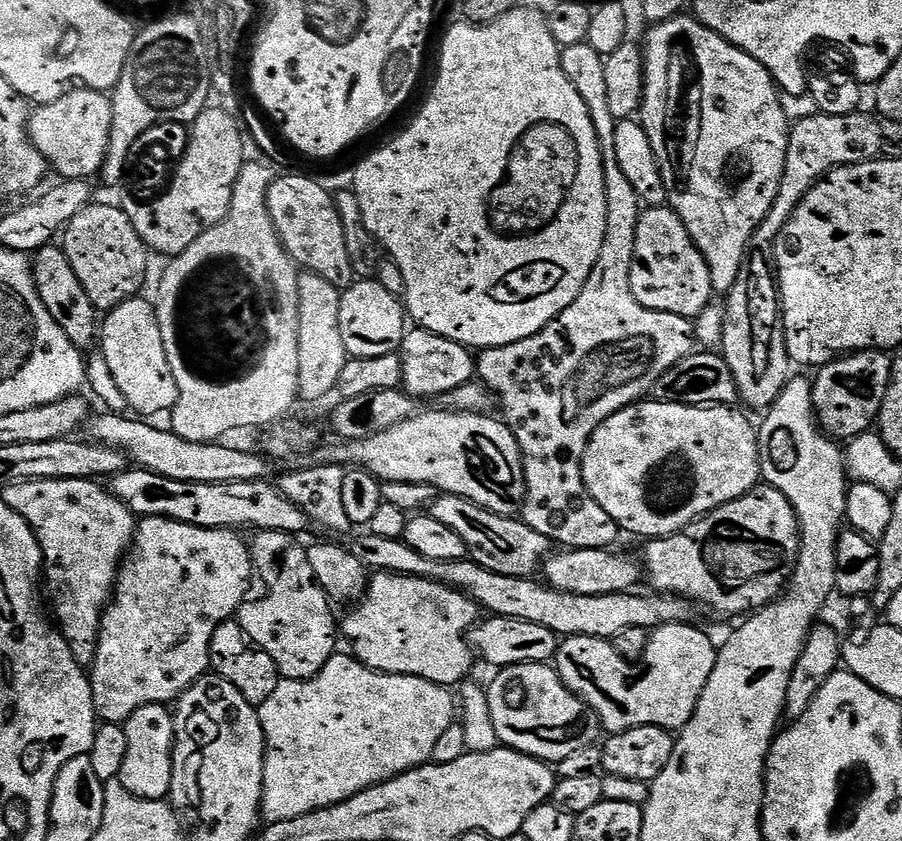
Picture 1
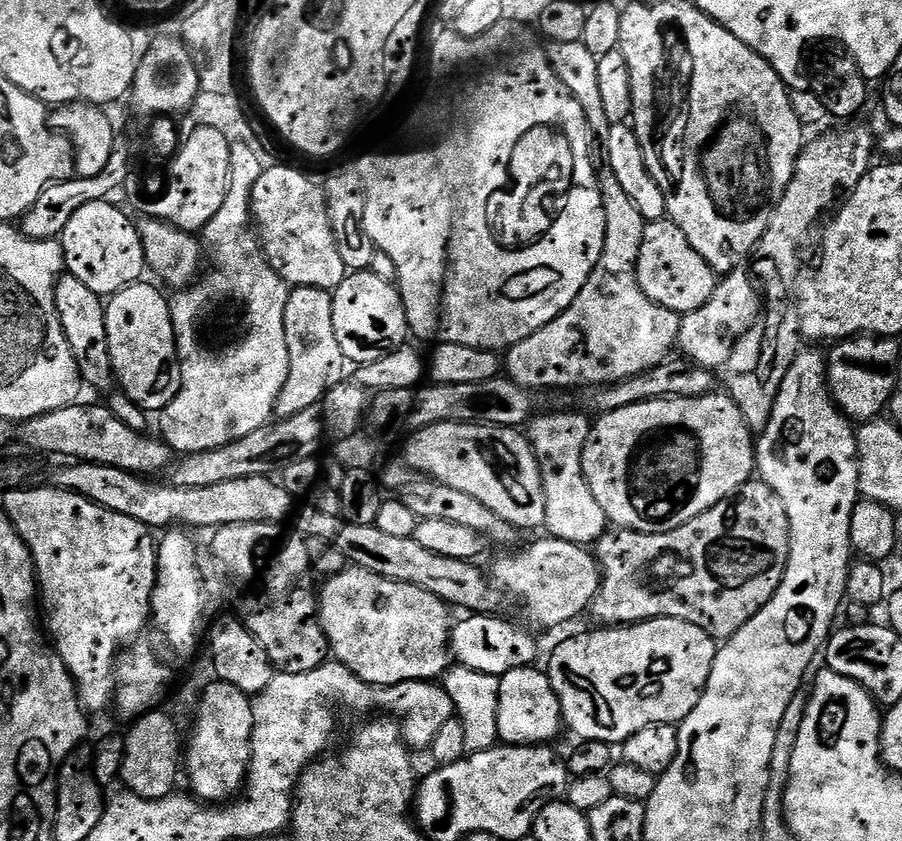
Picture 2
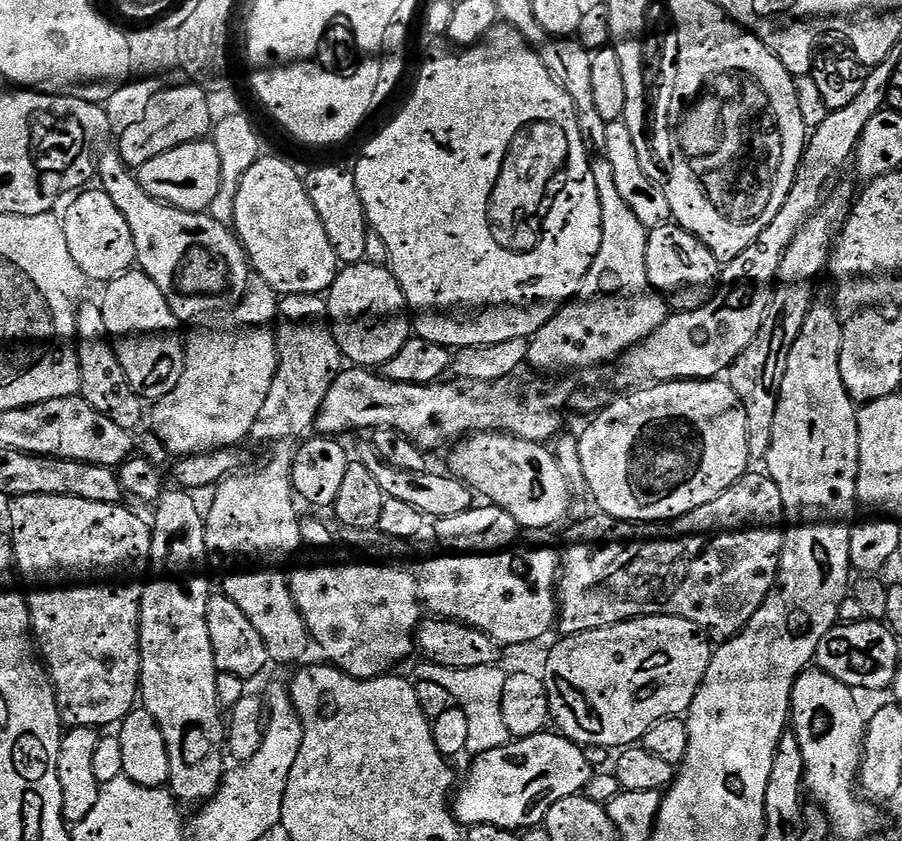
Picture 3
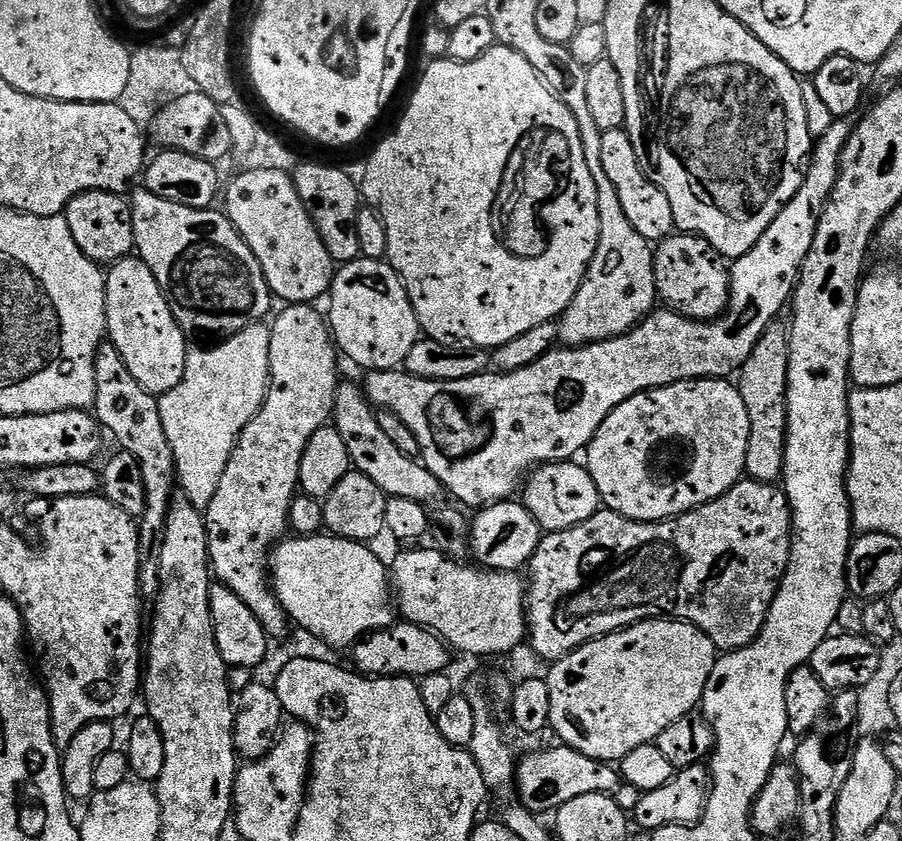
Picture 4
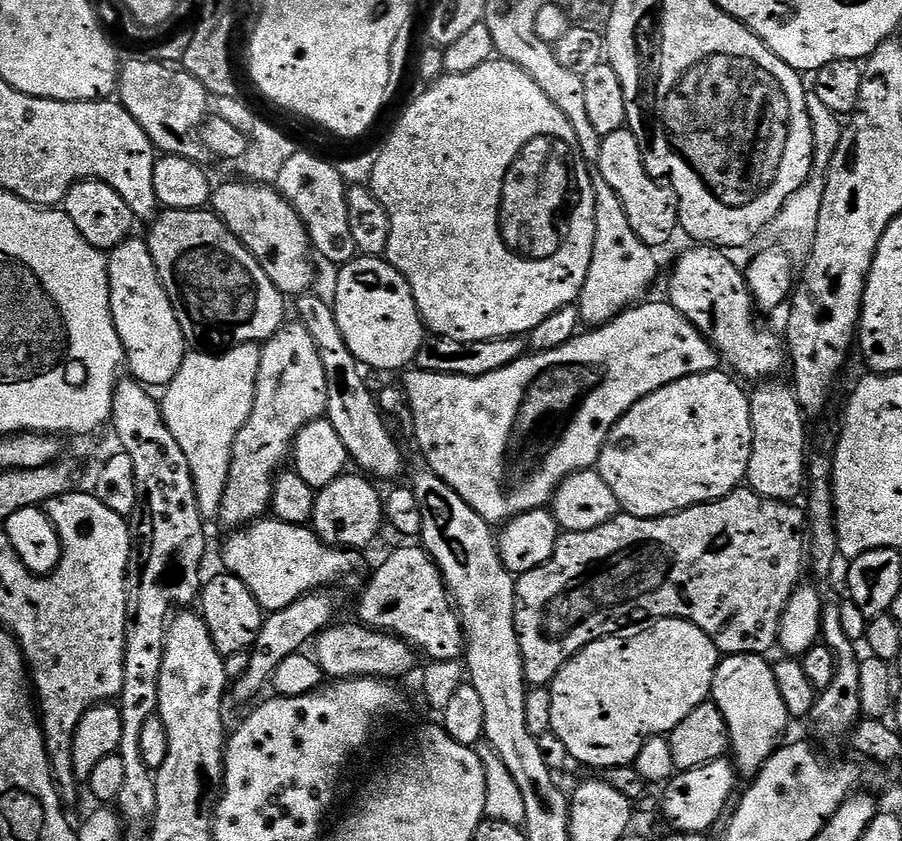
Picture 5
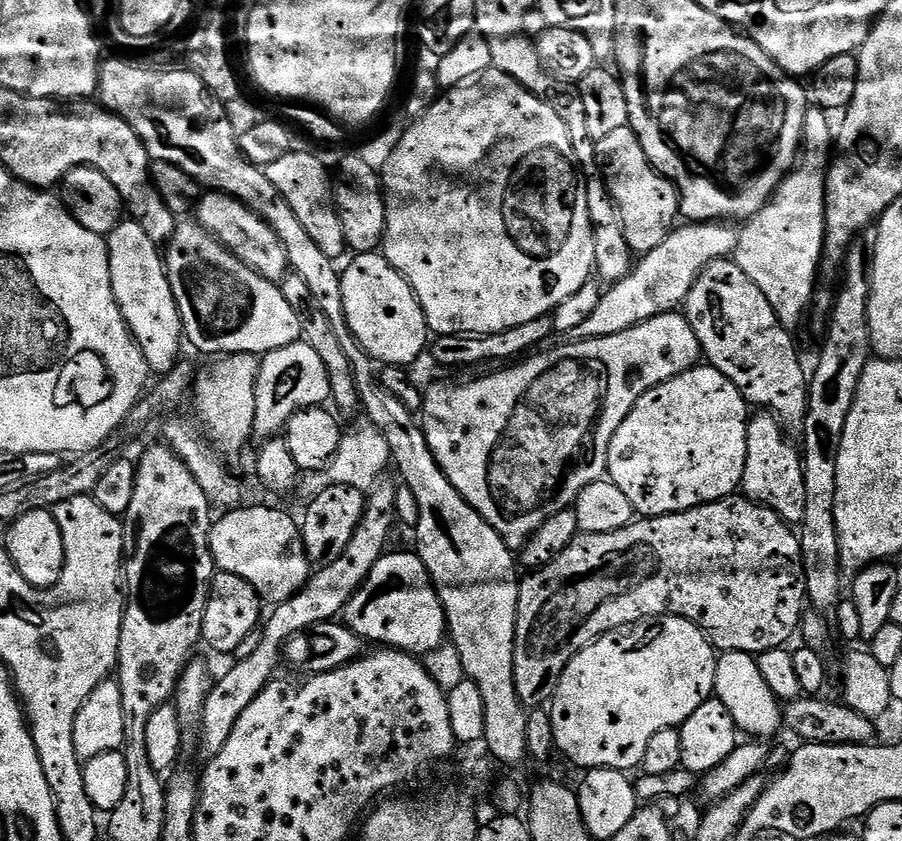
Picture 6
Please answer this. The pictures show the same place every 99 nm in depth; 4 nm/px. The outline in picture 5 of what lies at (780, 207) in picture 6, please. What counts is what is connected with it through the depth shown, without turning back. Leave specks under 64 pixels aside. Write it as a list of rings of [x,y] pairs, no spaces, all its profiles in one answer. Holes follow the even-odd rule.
[[[809,94],[806,98],[806,110],[810,114],[812,133],[814,134],[814,154],[812,155],[812,169],[806,178],[806,182],[786,201],[782,210],[776,215],[774,229],[784,240],[811,241],[816,234],[818,226],[818,210],[822,206],[822,194],[826,190],[826,178],[828,167],[838,150],[838,142],[842,131],[841,117],[834,114],[834,110],[828,109],[818,98]]]

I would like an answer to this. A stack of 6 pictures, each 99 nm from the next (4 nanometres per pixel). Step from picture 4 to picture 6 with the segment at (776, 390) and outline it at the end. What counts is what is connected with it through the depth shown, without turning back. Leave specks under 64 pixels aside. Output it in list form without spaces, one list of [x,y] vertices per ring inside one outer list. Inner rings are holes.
[[[760,410],[748,421],[746,430],[746,470],[743,495],[755,504],[774,510],[789,525],[798,526],[806,514],[806,478],[802,452],[788,441],[789,433],[771,412]]]

